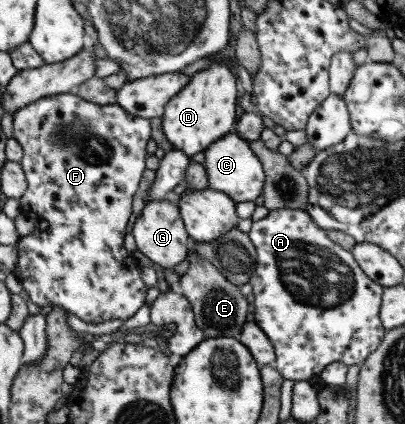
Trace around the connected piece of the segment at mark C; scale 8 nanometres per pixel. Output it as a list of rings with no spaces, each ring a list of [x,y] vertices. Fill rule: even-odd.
[[[227,133],[215,142],[210,143],[198,157],[207,176],[208,189],[222,192],[233,202],[254,201],[262,193],[264,172],[261,163],[248,147],[248,142],[236,134]]]

